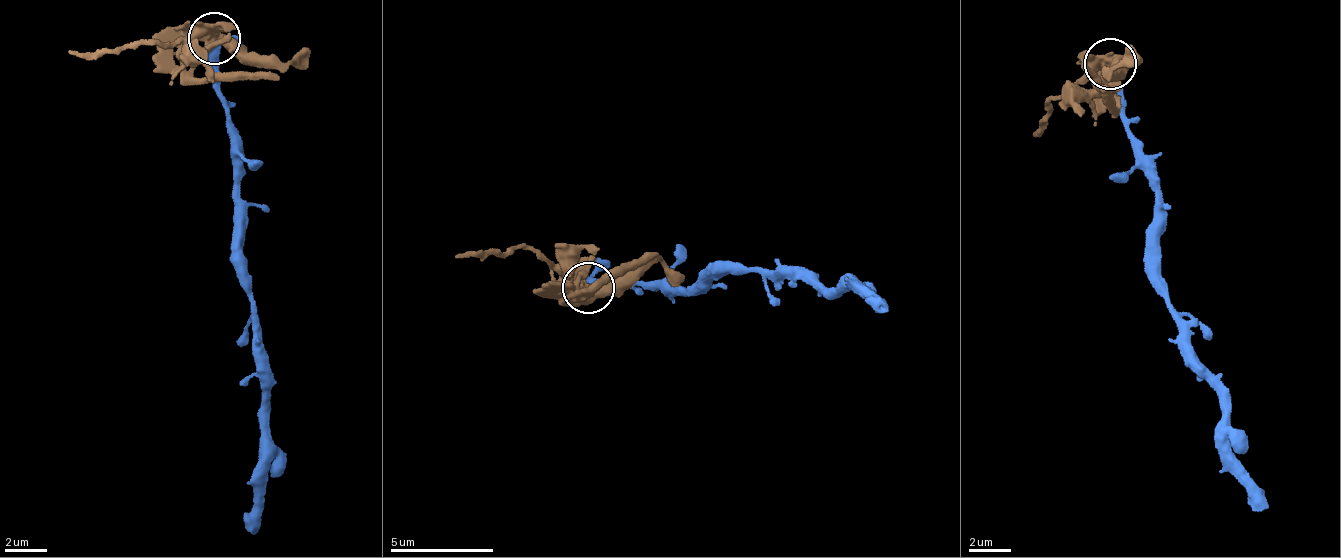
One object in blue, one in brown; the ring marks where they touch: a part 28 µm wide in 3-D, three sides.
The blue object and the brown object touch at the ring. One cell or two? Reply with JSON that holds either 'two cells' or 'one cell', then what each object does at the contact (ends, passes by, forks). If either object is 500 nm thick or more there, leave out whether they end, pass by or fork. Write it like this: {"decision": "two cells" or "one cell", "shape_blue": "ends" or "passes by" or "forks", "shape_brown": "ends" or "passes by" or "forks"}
{"decision": "two cells"}

